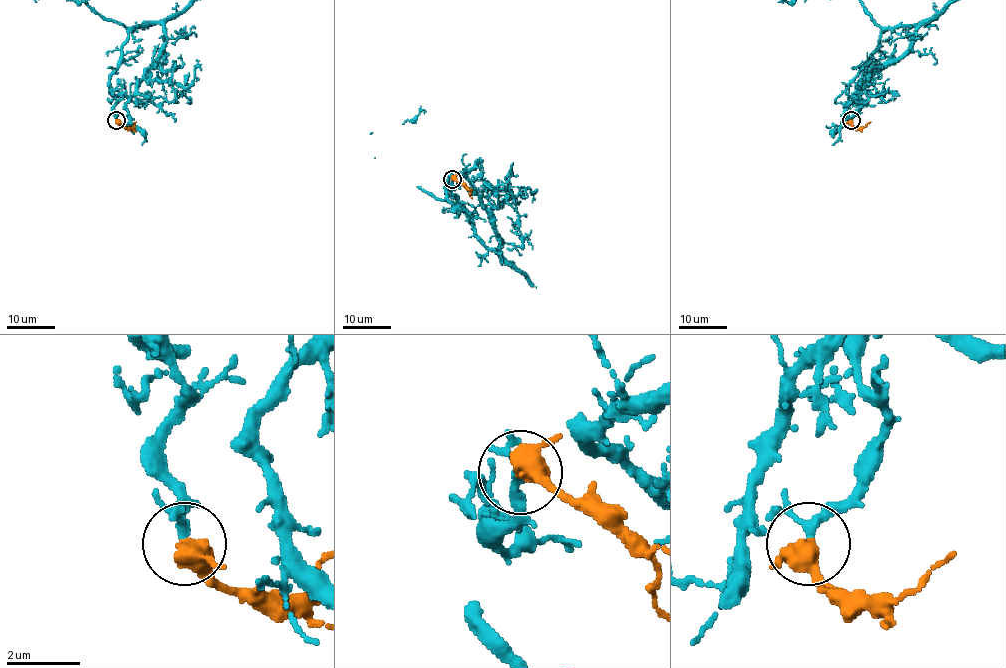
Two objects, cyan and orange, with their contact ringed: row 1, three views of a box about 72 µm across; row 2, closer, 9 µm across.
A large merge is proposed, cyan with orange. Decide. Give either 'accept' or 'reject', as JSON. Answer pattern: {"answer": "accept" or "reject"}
{"answer": "accept"}

